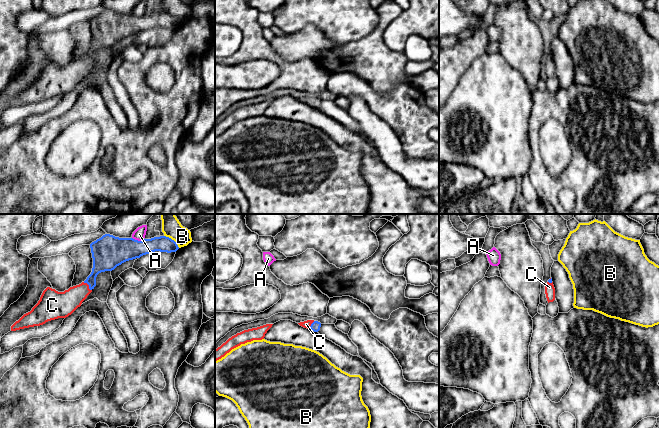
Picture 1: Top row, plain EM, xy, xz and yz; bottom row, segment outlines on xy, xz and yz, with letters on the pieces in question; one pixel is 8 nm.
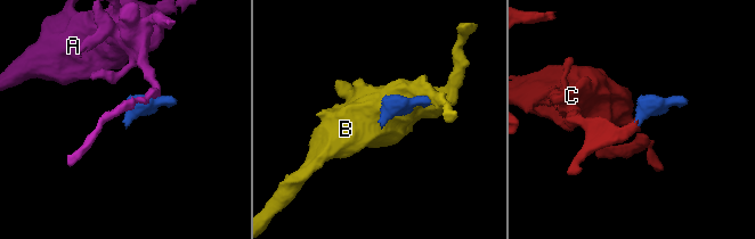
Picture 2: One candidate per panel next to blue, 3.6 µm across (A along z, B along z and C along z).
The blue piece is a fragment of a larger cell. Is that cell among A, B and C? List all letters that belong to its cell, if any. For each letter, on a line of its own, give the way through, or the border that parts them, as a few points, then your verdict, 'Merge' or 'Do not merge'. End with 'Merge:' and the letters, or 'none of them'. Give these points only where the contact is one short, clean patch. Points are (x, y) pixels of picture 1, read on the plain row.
A: Boundary: xy (132, 13), (138, 16), (143, 15). Do not merge
B: Do not merge
C: Path across: xy (105, 34), (96, 45), (88, 60), (64, 79). Merge
Merge: C

